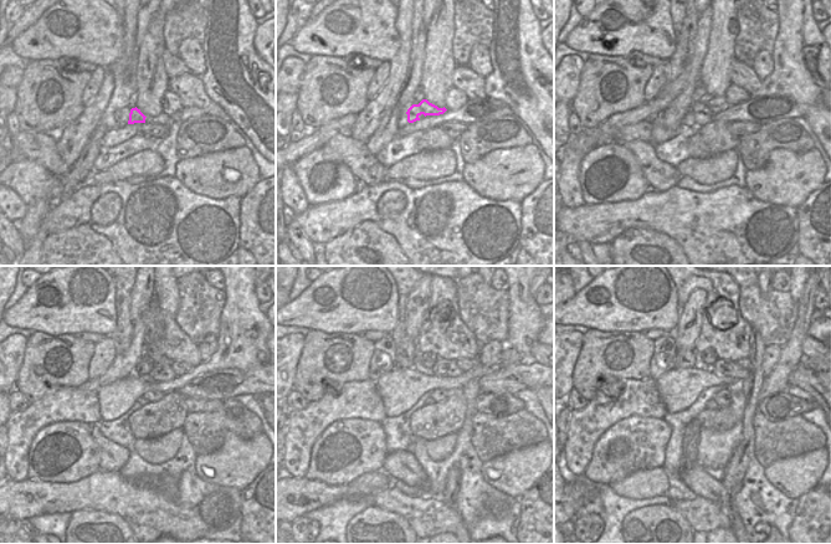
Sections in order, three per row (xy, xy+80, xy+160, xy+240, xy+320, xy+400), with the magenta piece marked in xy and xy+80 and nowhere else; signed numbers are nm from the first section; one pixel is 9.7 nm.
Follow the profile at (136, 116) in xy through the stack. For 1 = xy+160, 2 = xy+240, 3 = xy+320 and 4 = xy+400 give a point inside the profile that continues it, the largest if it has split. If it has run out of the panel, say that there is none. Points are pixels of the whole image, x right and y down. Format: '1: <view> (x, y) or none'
1: xy+160 (709, 103)
2: xy+240 (162, 373)
3: xy+320 (445, 368)
4: xy+400 (723, 368)

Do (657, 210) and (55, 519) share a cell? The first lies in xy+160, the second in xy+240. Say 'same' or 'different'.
different

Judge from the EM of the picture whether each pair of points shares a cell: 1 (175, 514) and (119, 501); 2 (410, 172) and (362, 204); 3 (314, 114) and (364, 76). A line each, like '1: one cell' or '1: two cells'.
1: one cell
2: two cells
3: one cell

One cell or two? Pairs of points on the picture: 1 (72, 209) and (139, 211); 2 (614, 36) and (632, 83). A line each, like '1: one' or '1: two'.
1: one
2: two

